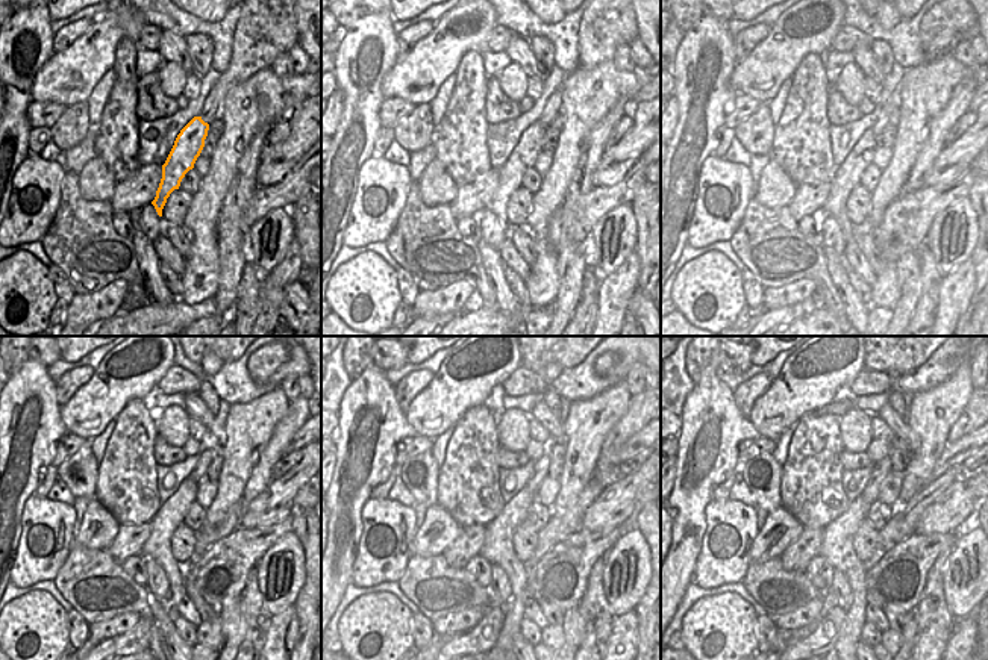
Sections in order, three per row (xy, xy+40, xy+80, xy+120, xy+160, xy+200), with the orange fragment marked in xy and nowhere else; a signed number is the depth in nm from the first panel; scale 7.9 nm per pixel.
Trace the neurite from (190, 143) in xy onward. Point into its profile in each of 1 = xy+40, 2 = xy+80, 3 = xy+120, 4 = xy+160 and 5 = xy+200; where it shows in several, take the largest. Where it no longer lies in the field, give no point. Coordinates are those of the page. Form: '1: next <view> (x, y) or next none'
1: next xy+40 (529, 146)
2: next xy+80 (847, 176)
3: next xy+120 (170, 515)
4: next xy+160 (497, 548)
5: next xy+200 (837, 547)

